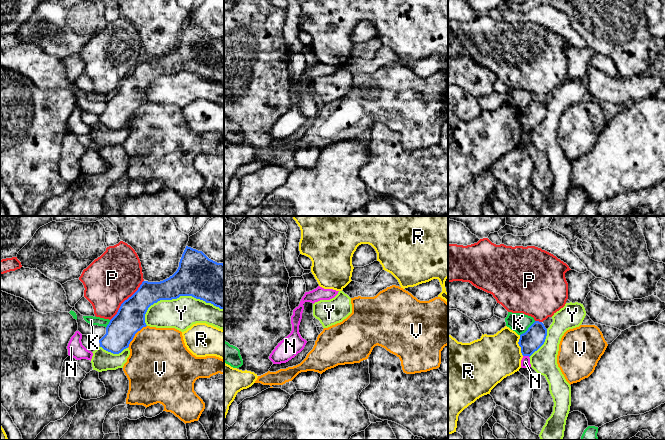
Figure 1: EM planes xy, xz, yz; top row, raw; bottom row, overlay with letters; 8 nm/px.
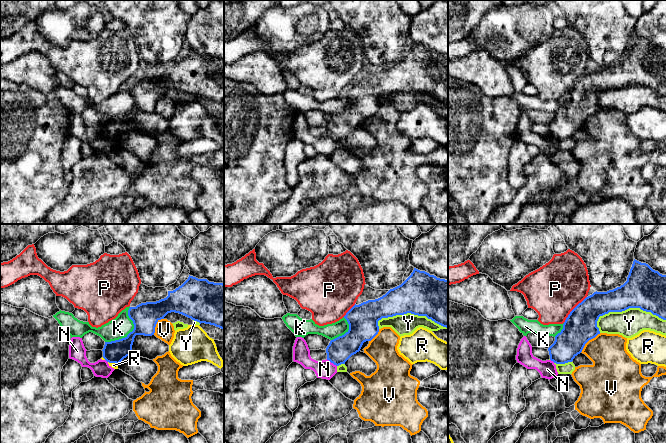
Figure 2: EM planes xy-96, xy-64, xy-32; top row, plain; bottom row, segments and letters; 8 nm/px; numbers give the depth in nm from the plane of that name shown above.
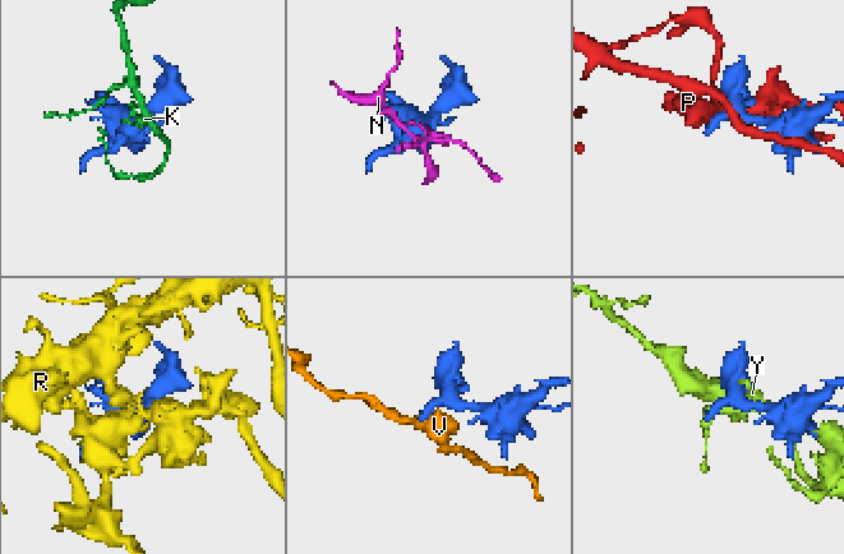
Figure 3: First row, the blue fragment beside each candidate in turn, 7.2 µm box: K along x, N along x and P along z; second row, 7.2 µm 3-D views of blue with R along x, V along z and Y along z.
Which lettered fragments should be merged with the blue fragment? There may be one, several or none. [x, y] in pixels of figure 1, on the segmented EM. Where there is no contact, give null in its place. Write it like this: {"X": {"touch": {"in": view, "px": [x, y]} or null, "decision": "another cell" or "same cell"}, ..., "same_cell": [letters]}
{"K": {"touch": {"in": "yz", "px": [528, 329]}, "decision": "another cell"}, "N": {"touch": {"in": "yz", "px": [526, 355]}, "decision": "another cell"}, "P": {"touch": {"in": "xy", "px": [125, 300]}, "decision": "another cell"}, "R": {"touch": {"in": "yz", "px": [519, 345]}, "decision": "another cell"}, "V": {"touch": {"in": "xy", "px": [134, 335]}, "decision": "another cell"}, "Y": {"touch": {"in": "xy", "px": [178, 297]}, "decision": "another cell"}, "same_cell": []}

